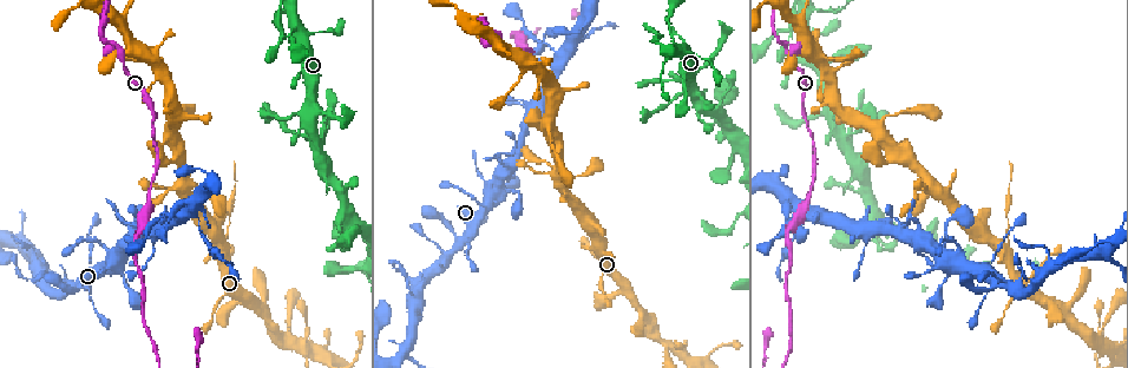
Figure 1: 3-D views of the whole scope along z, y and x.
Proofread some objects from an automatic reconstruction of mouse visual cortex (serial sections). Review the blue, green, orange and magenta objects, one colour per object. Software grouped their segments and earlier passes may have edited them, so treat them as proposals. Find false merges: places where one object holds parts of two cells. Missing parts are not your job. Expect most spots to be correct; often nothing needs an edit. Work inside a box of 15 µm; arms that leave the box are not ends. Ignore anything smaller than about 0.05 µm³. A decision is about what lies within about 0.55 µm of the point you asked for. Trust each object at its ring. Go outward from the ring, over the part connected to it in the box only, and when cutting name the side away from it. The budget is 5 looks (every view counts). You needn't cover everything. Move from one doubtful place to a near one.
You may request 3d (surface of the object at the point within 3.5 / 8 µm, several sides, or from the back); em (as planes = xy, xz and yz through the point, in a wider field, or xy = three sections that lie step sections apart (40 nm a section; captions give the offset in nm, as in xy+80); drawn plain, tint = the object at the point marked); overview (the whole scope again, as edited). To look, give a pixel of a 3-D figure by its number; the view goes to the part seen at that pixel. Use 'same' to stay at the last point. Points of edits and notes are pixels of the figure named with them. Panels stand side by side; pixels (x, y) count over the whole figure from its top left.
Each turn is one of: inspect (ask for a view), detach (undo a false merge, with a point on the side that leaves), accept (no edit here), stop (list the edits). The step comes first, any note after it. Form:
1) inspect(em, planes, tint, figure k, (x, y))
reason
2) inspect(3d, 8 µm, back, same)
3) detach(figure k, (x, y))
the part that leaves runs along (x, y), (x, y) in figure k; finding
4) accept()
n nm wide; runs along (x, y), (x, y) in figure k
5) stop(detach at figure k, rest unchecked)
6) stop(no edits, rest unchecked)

inspect(3d, 3.5 µm, back, figure 1, (227, 248))
side arm on a straight run

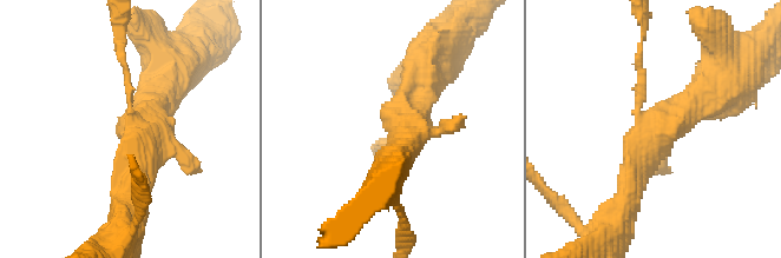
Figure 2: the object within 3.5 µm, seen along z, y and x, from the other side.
inspect(em, xy, step 3, tint, figure 2, (133, 120))
now the EM

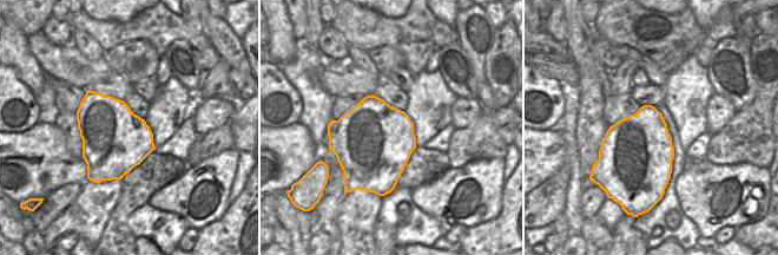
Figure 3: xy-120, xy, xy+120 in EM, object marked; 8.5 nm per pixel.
accept()
650 nm wide; runs along (623, 205), (647, 144), (708, 83) in figure 2; continuous, no second cell

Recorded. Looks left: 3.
inspect(3d, 3.5 µm, back, figure 1, (822, 33))
thick turns thin

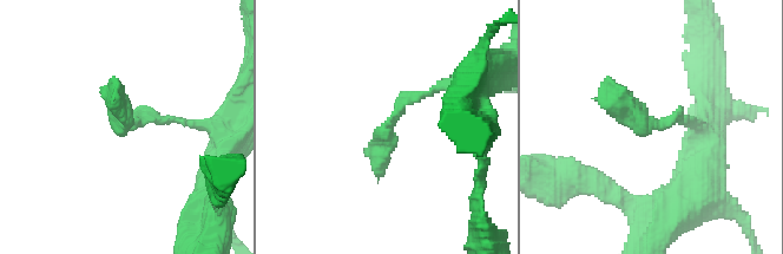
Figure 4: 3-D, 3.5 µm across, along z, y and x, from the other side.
inspect(em, xy, step 1, tint, figure 4, (395, 118))
now the EM

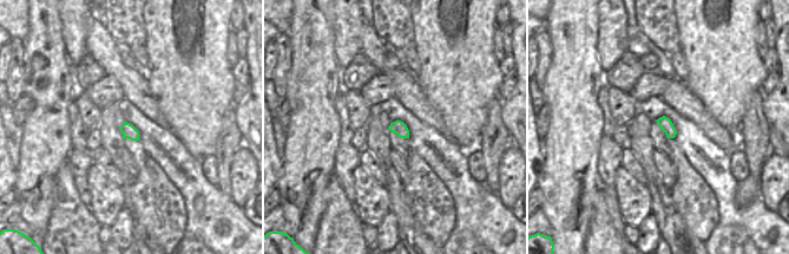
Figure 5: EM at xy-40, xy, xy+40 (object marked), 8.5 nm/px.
accept()
120 nm wide; runs along (458, 79), (399, 106), (377, 167) in figure 4; continuous, no second cell

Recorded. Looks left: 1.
stop(no edits, rest unchecked)

